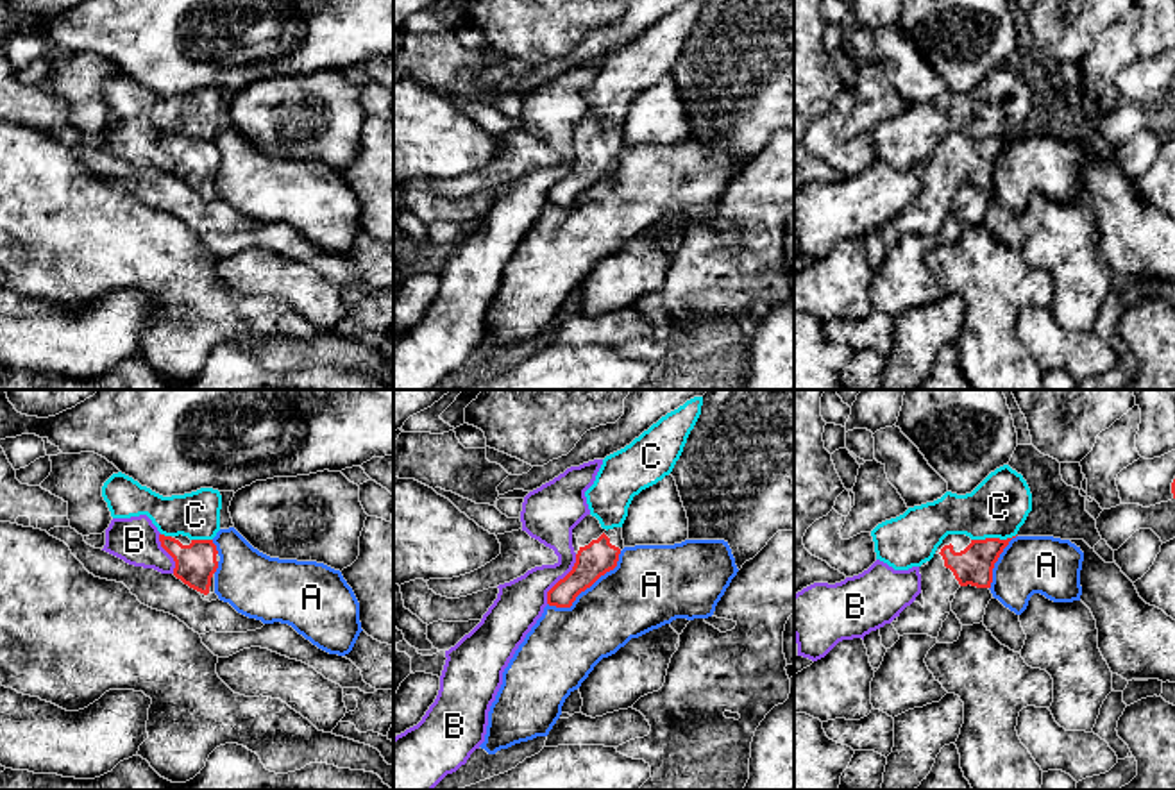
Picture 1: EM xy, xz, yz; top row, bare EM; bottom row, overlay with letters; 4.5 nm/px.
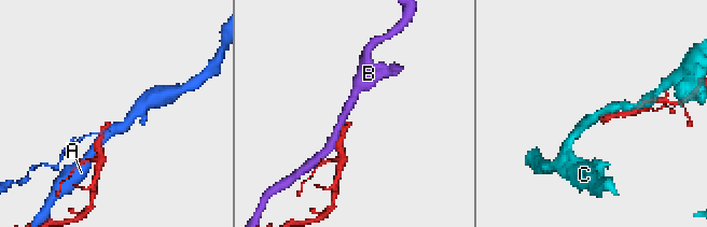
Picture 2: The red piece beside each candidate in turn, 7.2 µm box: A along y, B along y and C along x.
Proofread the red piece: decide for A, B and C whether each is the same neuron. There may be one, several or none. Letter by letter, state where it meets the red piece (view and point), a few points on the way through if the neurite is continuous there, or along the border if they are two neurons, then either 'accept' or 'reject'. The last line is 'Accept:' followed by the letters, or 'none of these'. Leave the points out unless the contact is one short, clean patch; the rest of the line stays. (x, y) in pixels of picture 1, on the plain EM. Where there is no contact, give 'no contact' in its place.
A: meets red in xz at (587, 186); reject
B: meets red in xz at (560, 179); reject
C: meets red in yz at (993, 138); reject
Accept: none of these

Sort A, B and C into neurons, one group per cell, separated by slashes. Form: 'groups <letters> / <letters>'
groups A / B / C

